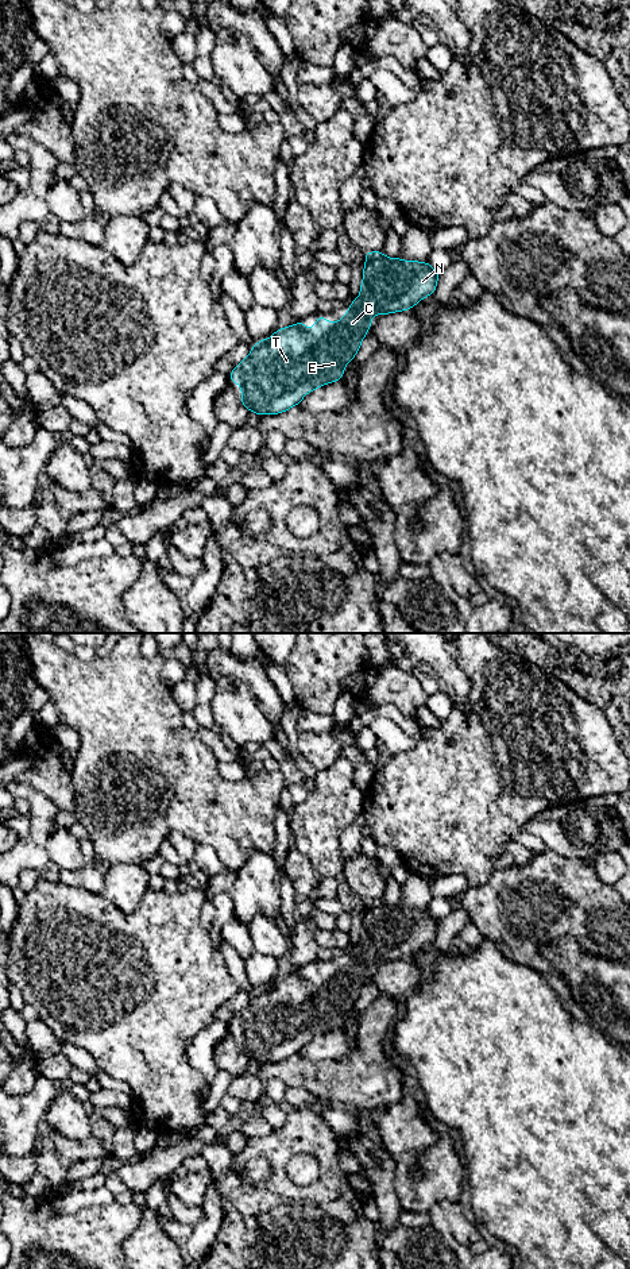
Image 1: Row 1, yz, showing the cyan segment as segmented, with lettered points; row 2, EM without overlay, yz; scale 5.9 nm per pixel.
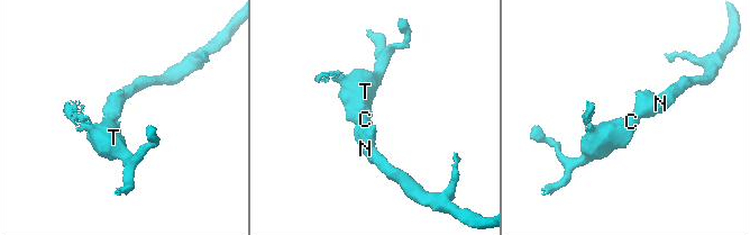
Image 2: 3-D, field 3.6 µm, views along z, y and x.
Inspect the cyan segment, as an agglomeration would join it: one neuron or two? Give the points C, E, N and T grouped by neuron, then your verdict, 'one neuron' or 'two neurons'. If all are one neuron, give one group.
C E N T | one neuron

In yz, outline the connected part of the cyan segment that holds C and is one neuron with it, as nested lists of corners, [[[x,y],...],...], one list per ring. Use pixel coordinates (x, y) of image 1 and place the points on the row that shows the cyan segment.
[[[382,251],[364,254],[360,294],[351,301],[349,309],[337,323],[329,323],[317,315],[316,325],[306,328],[304,321],[277,329],[273,336],[258,342],[229,374],[233,385],[241,385],[241,400],[250,412],[256,414],[279,414],[299,405],[304,397],[332,382],[343,379],[351,362],[372,327],[371,317],[410,310],[425,297],[436,292],[438,270],[429,262],[387,258]]]

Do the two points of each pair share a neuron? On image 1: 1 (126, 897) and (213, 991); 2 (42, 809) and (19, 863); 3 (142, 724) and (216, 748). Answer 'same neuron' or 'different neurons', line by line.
1: different neurons
2: same neuron
3: different neurons

